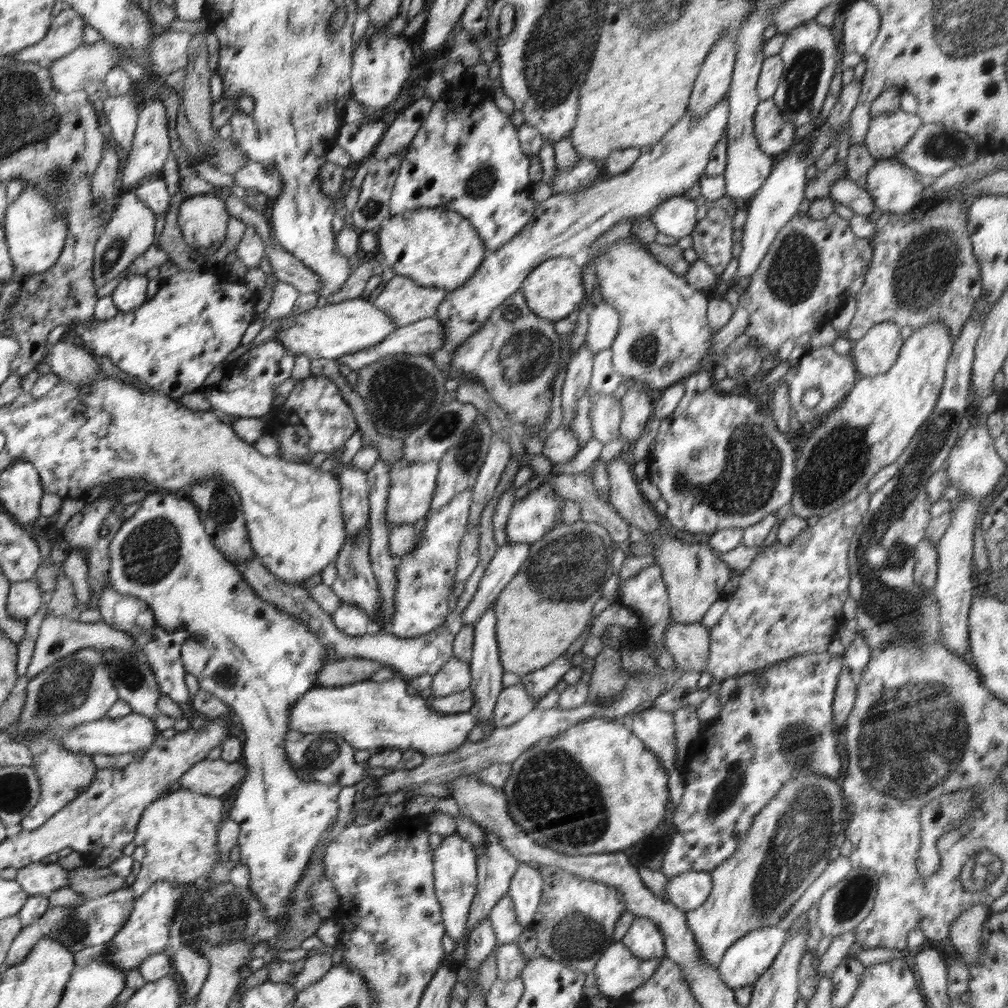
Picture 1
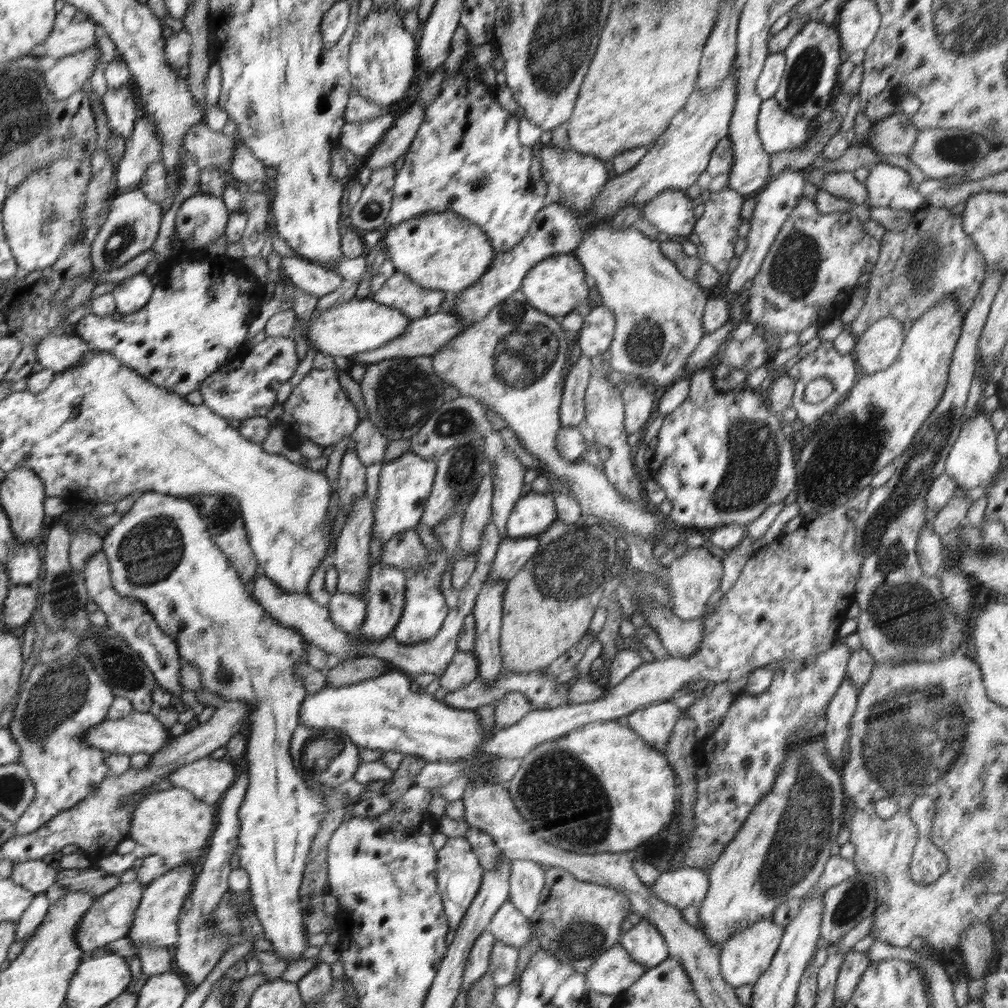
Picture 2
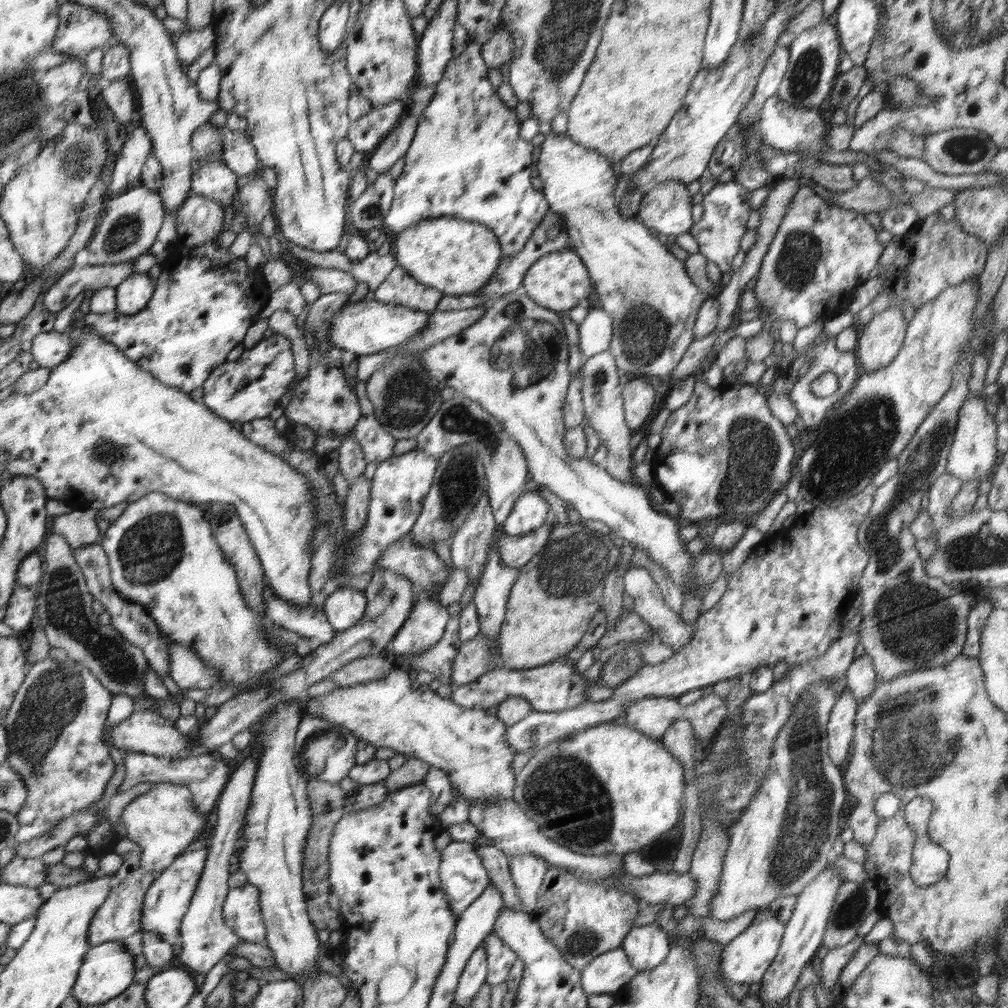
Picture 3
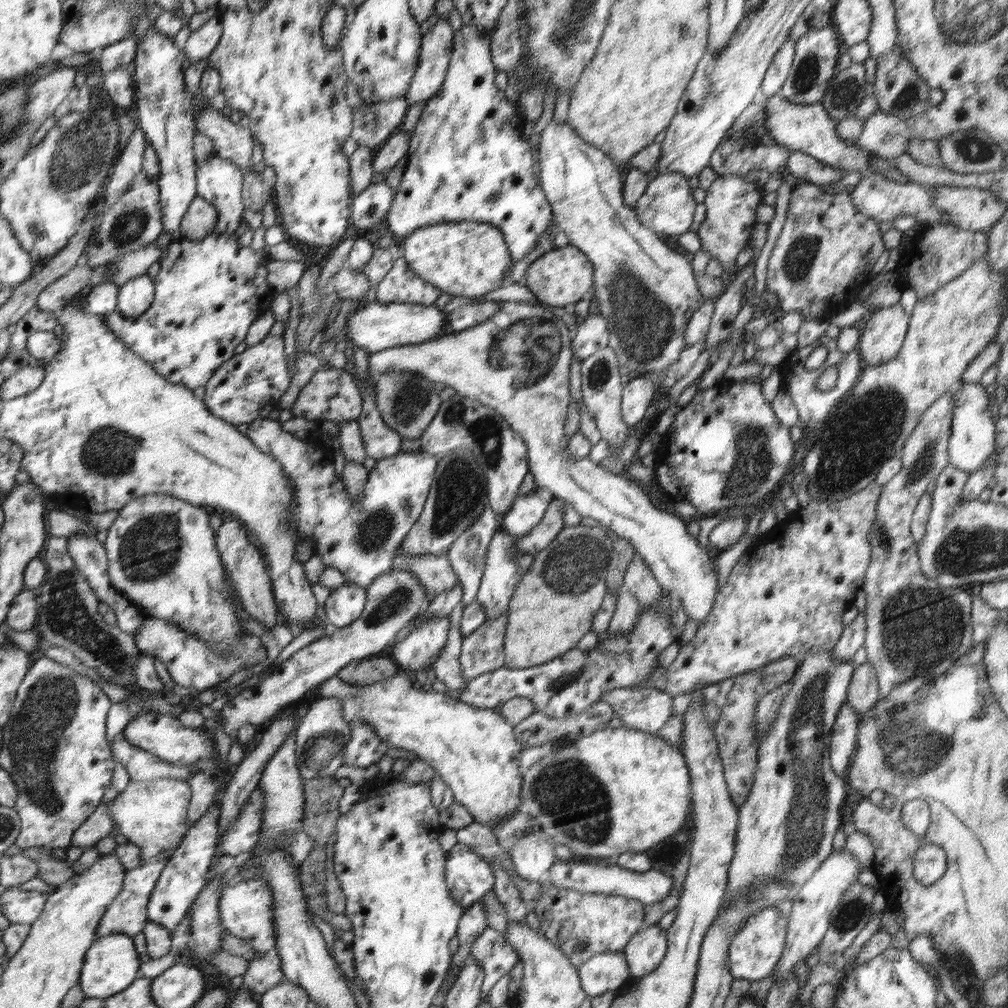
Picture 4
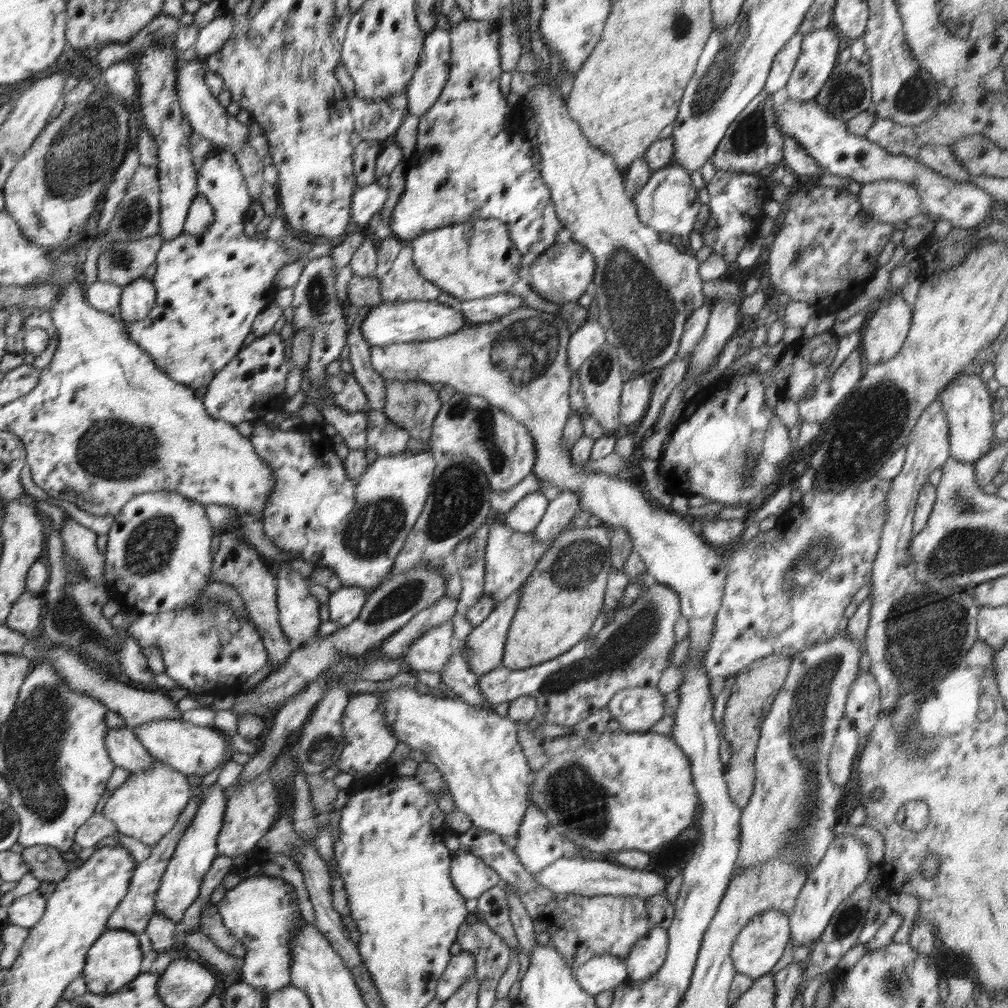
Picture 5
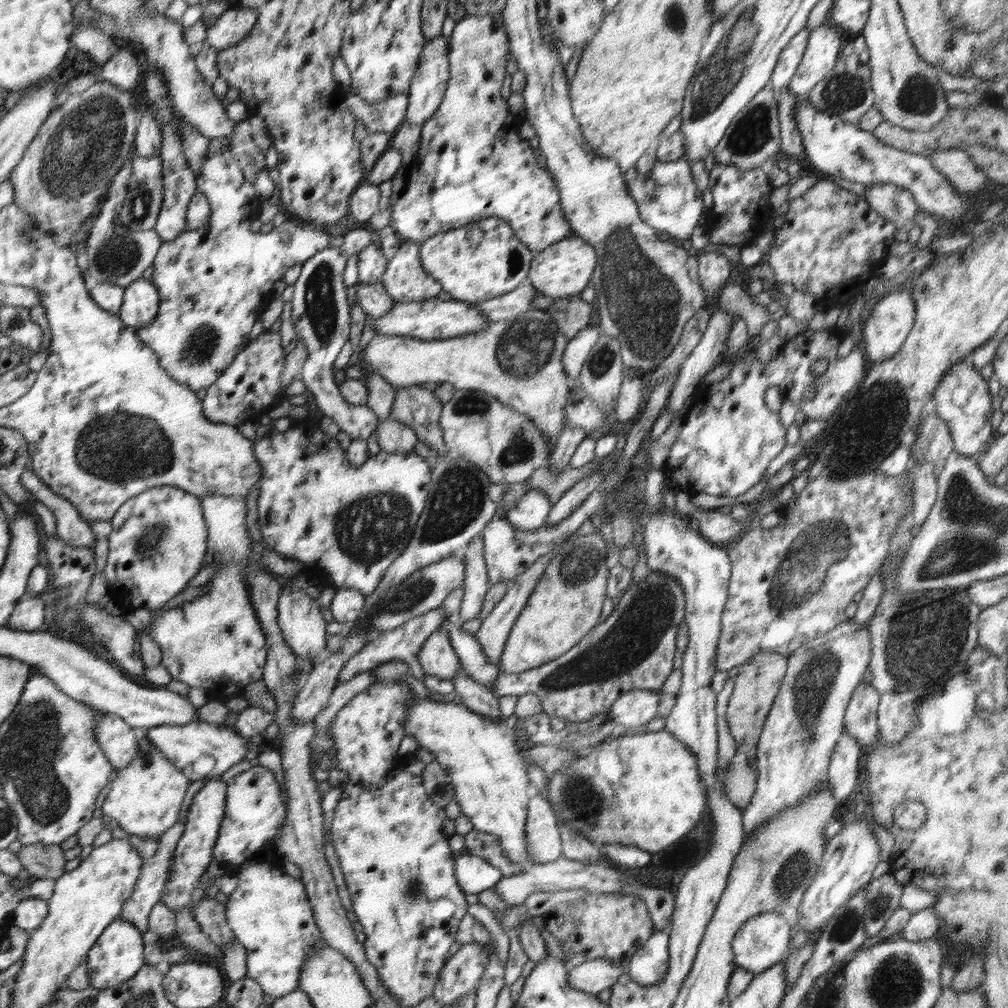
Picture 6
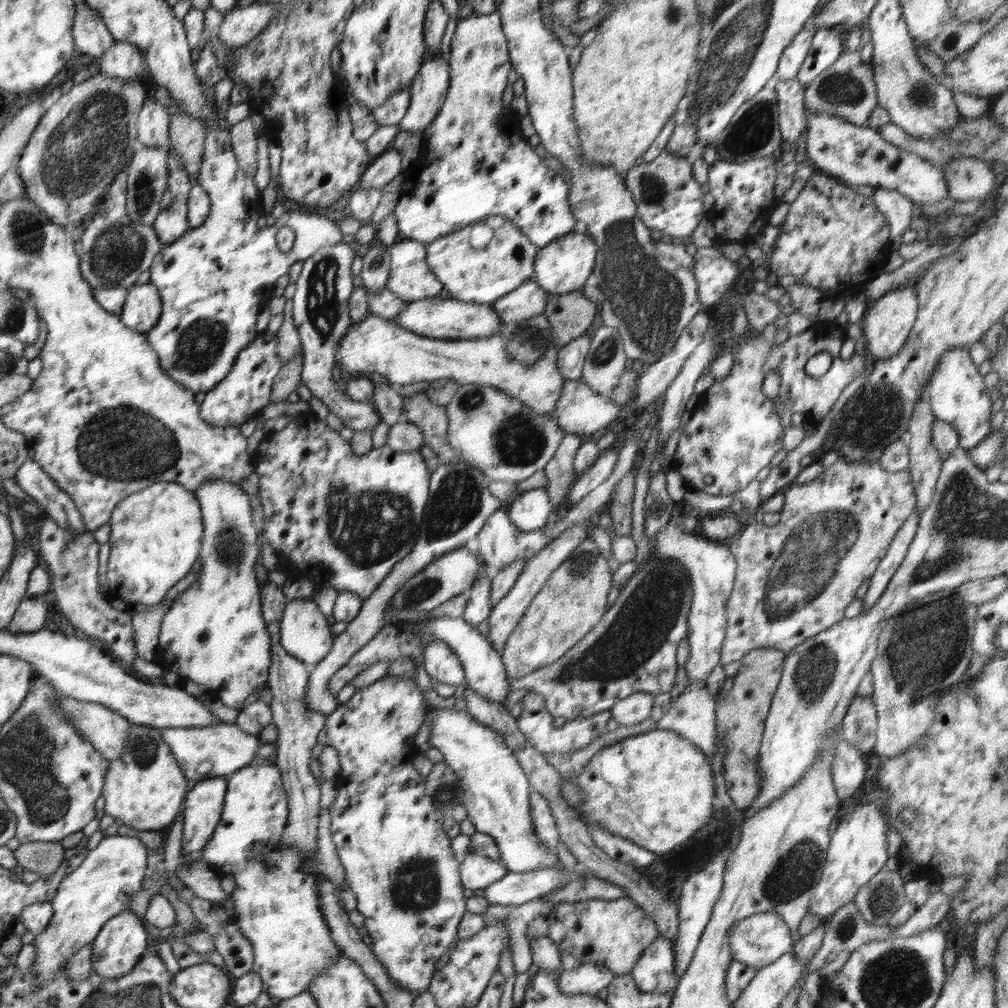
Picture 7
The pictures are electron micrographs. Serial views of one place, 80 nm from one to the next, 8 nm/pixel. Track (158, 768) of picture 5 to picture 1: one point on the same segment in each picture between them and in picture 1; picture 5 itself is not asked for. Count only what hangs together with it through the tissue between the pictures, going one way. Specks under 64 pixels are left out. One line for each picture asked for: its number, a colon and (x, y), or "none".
1: (179, 831)
2: (176, 828)
3: (162, 821)
4: (152, 814)

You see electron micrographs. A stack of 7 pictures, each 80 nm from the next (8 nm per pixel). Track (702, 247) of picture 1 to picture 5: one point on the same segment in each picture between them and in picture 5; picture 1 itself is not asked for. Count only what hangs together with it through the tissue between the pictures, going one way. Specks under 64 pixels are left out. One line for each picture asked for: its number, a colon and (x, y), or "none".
2: (715, 234)
3: (726, 209)
4: (731, 203)
5: (737, 200)

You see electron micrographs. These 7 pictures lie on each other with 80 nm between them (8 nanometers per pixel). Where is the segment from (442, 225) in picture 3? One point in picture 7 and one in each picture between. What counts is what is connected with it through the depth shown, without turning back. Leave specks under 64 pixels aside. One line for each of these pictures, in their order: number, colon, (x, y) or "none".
4: (465, 258)
5: (486, 263)
6: (499, 263)
7: (482, 275)

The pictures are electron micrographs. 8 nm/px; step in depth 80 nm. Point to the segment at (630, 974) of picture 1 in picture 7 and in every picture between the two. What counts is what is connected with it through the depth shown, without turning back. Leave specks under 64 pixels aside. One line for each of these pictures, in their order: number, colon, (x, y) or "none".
2: (614, 971)
3: (608, 973)
4: (605, 972)
5: (605, 972)
6: (593, 976)
7: (589, 979)

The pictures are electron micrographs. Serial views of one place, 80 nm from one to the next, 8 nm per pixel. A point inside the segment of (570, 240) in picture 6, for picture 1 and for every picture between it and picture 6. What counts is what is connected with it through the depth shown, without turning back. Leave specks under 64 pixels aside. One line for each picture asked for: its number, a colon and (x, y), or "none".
1: (553, 289)
2: (558, 284)
3: (558, 281)
4: (561, 277)
5: (562, 273)

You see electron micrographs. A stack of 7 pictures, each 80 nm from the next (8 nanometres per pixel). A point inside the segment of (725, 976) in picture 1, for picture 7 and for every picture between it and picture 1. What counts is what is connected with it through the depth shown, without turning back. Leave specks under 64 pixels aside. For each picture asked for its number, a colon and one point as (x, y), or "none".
2: (745, 956)
3: (745, 959)
4: (754, 951)
5: (759, 945)
6: (762, 941)
7: (757, 940)

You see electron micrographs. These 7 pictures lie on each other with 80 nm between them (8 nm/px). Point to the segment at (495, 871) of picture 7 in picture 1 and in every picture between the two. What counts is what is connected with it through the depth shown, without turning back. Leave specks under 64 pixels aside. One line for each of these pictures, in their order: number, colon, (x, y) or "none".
1: (454, 876)
2: (459, 874)
3: (463, 877)
4: (468, 876)
5: (471, 876)
6: (474, 874)

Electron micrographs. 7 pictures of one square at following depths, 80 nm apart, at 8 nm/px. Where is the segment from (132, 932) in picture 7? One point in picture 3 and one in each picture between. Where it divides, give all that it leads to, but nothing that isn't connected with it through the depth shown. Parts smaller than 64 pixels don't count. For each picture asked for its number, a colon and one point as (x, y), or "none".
3: (107, 970)
4: (111, 965)
5: (114, 960)
6: (117, 956)

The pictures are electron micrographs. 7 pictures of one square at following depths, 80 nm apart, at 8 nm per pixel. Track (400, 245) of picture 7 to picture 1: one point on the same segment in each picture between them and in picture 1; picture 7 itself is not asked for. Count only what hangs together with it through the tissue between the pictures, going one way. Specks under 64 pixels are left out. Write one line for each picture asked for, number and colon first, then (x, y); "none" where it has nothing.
1: (406, 302)
2: (399, 291)
3: (400, 288)
4: (401, 285)
5: (403, 282)
6: (405, 280)

